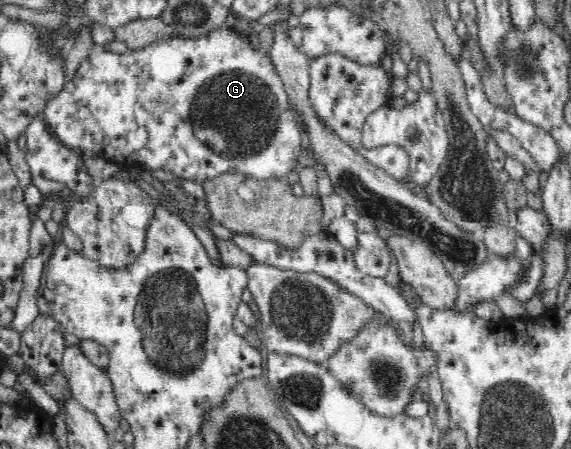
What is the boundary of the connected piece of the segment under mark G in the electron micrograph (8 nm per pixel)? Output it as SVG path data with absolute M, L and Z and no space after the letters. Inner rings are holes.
M230 27L209 31L208 34L198 39L173 36L167 40L155 41L143 48L128 49L125 53L120 54L101 50L92 51L86 60L80 63L74 77L65 84L62 91L45 105L41 113L41 122L57 141L83 156L104 157L116 163L120 169L134 168L135 165L146 165L150 169L166 169L166 171L176 173L182 179L190 179L198 184L202 183L202 180L228 173L254 175L259 179L281 179L292 169L296 169L296 165L298 165L296 159L302 150L299 126L295 123L295 115L287 99L286 90L270 54L260 51L258 46L252 45L252 41L246 35L234 33Z

